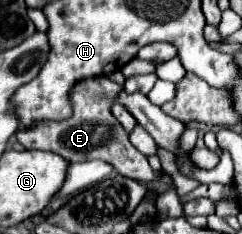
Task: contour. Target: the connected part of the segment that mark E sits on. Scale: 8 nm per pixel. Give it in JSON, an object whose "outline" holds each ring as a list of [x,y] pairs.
{"outline":[[[106,75],[92,77],[92,79],[82,79],[78,81],[72,91],[70,91],[70,103],[72,103],[72,117],[66,121],[38,121],[30,129],[22,129],[16,133],[16,139],[24,145],[24,149],[42,149],[42,151],[52,151],[68,159],[70,163],[74,161],[90,161],[90,159],[102,159],[114,169],[130,179],[136,181],[156,181],[162,177],[162,173],[156,173],[150,165],[148,159],[130,145],[126,129],[118,125],[116,117],[110,113],[110,107],[118,99],[122,87],[114,81],[110,81]]]}

